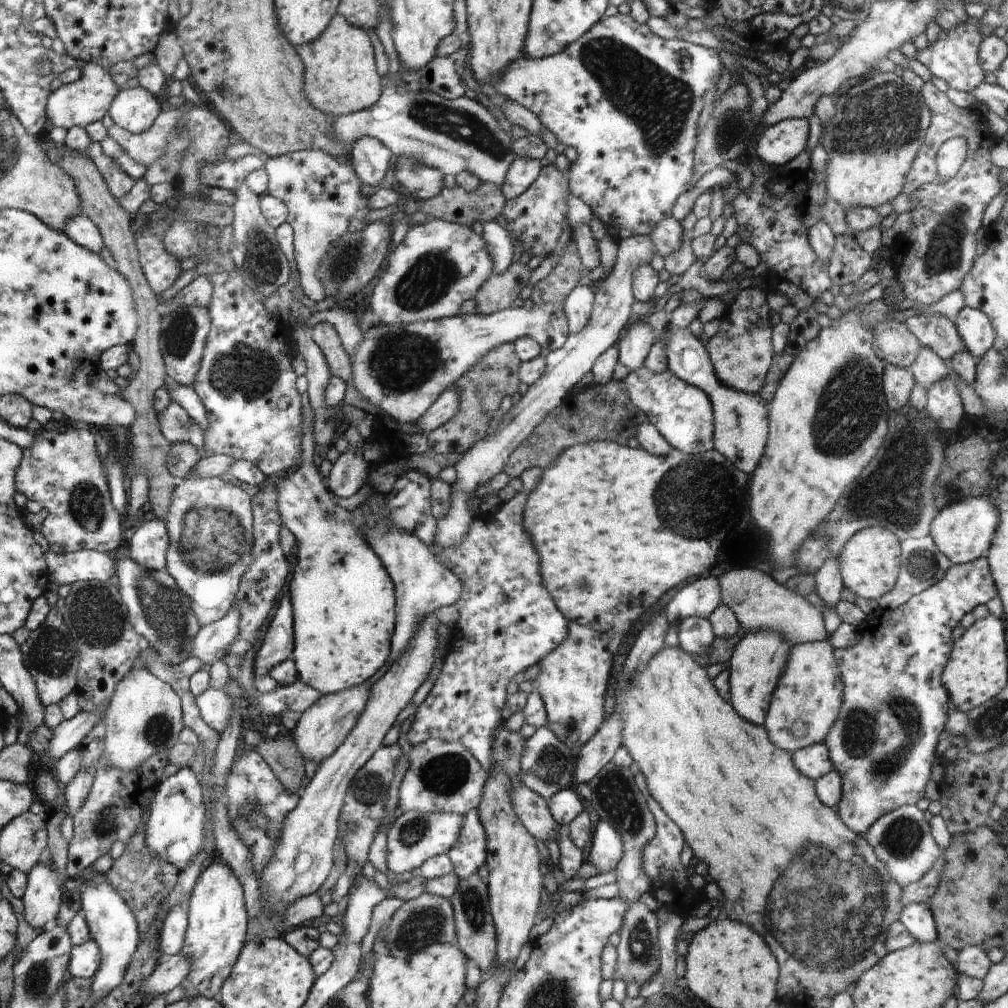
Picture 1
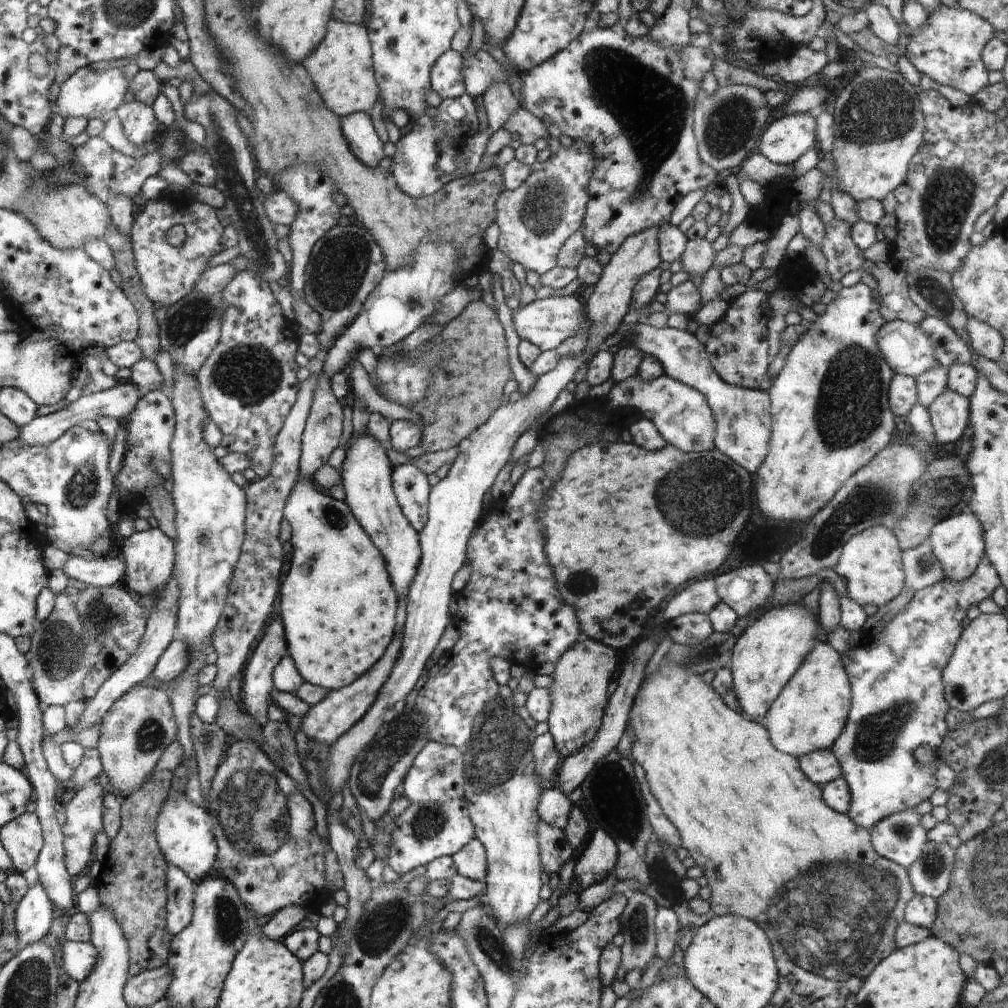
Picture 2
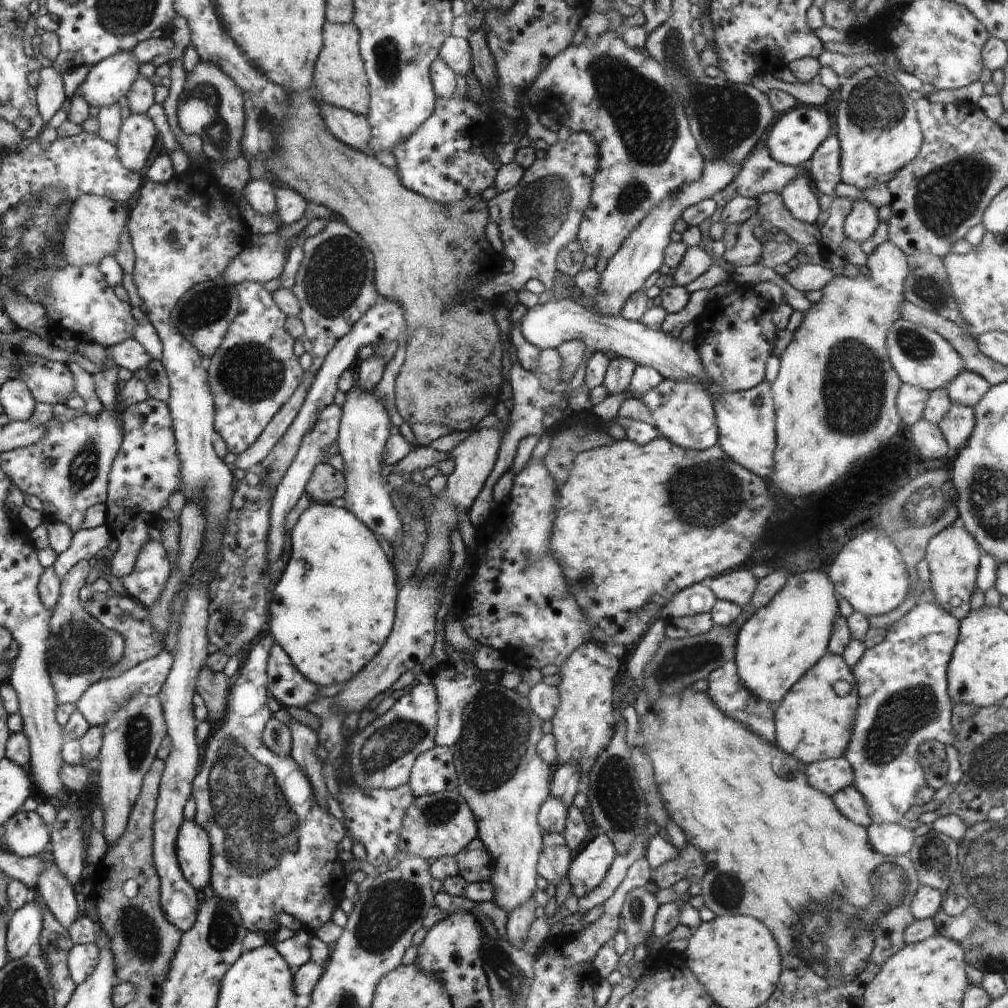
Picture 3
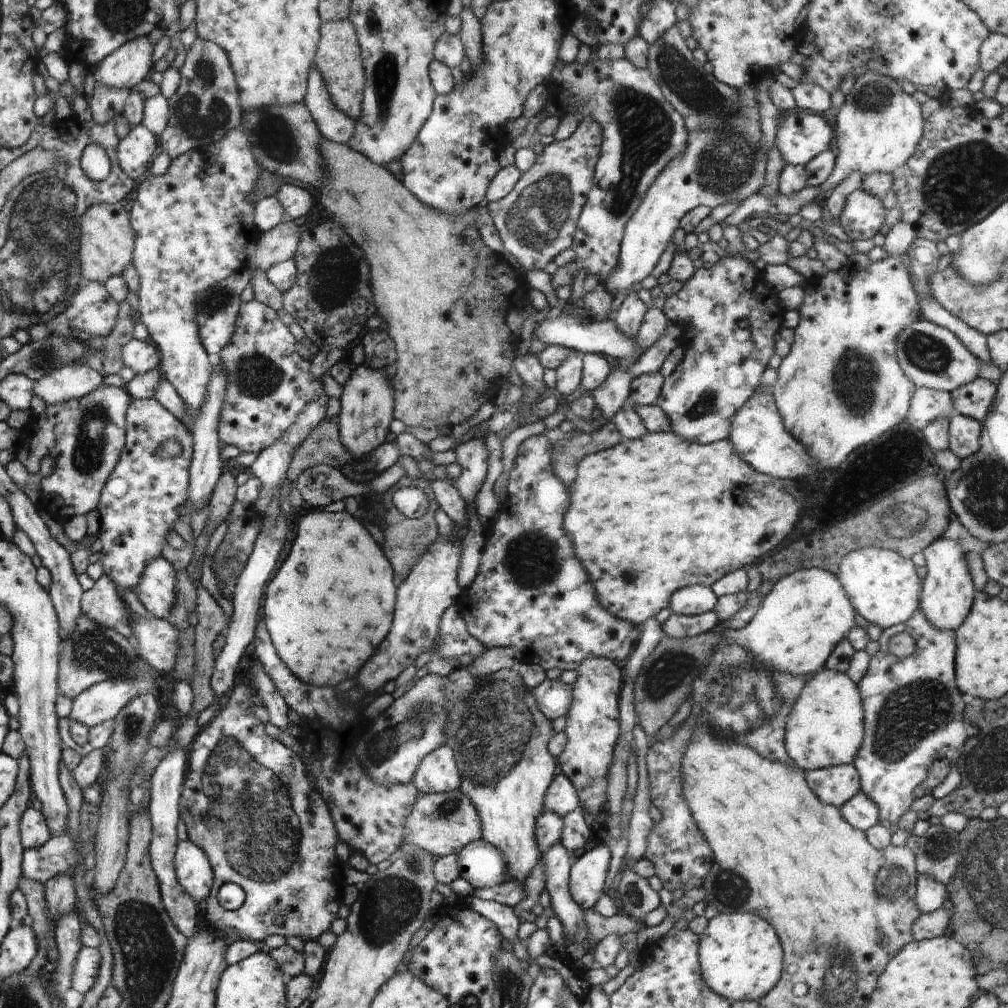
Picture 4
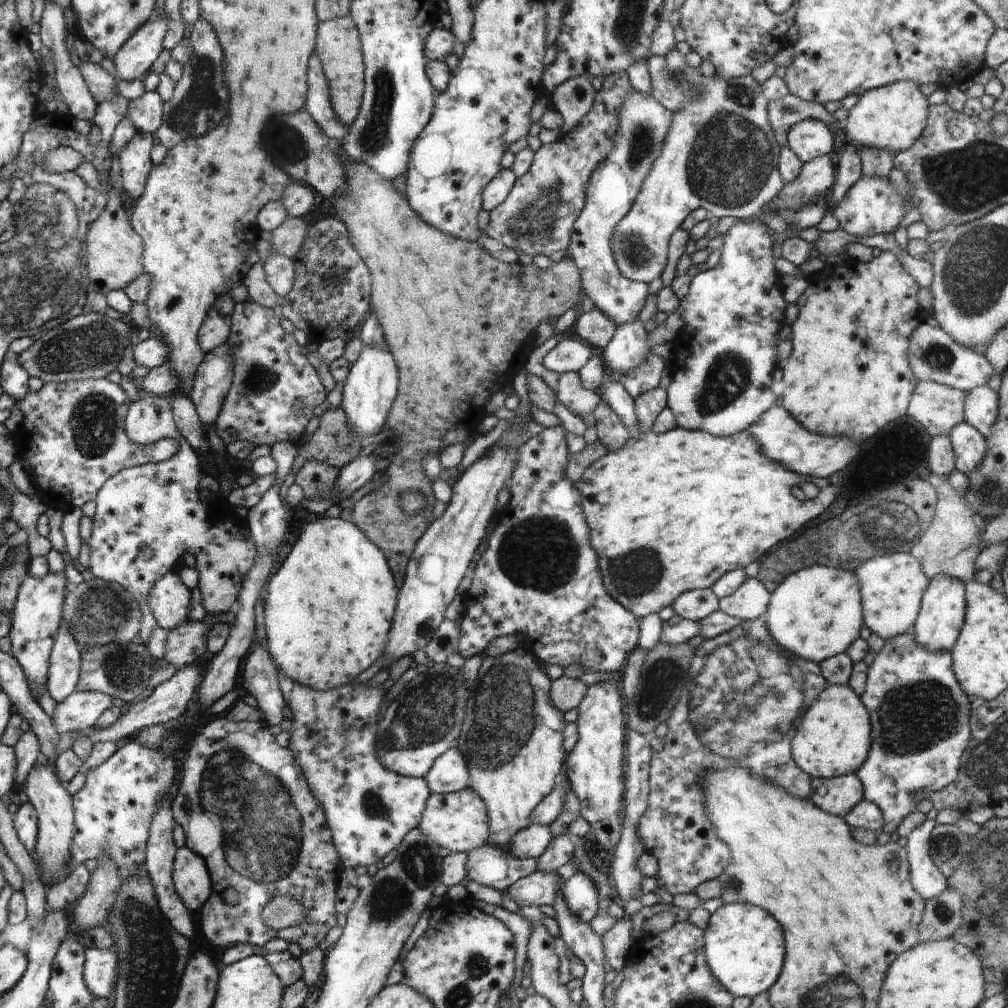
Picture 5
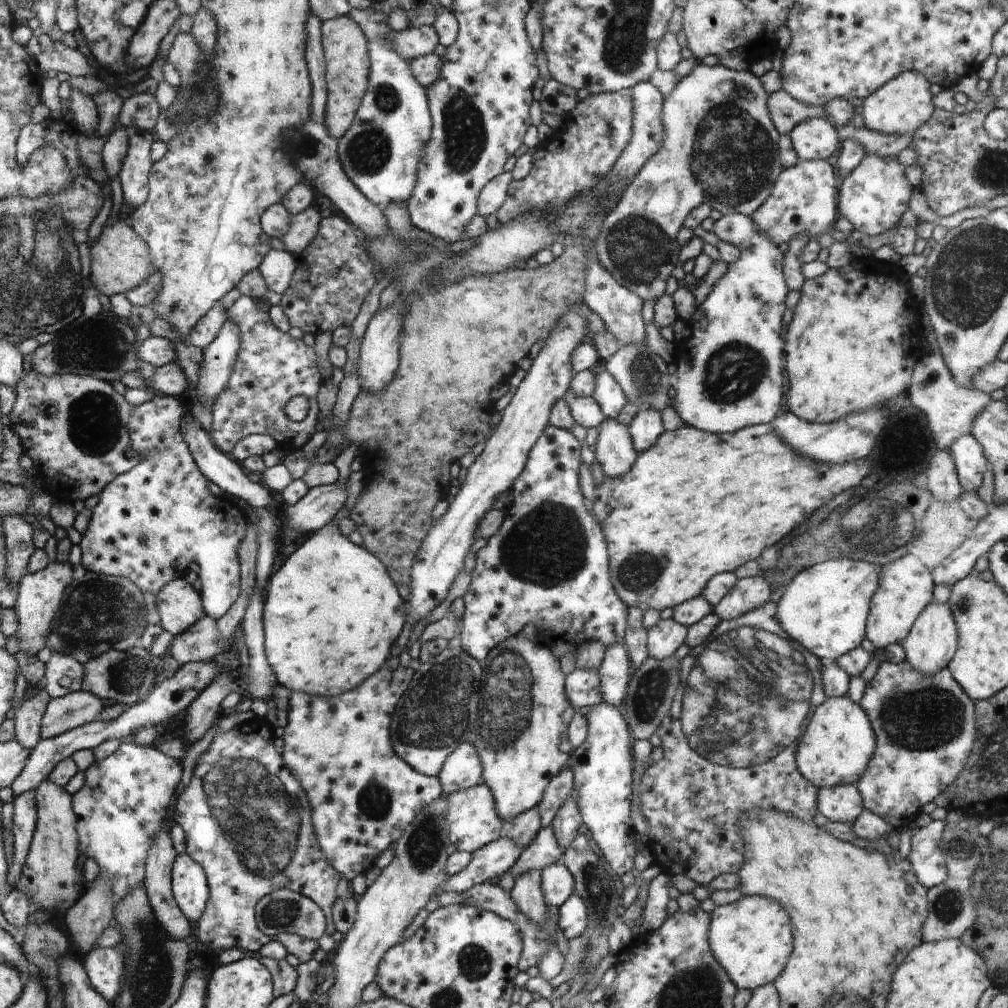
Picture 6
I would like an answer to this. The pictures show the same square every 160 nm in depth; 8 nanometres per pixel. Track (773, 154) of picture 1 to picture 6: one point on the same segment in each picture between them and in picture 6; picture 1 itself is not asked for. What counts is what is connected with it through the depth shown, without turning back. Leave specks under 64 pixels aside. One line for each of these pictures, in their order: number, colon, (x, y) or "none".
2: (786, 139)
3: (793, 139)
4: (802, 135)
5: (808, 139)
6: (815, 138)

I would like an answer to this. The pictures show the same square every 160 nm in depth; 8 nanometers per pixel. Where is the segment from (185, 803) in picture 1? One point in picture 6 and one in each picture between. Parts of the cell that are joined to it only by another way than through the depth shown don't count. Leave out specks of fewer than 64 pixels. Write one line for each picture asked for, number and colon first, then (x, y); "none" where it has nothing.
2: (184, 832)
3: (194, 849)
4: (194, 872)
5: (193, 882)
6: (190, 884)

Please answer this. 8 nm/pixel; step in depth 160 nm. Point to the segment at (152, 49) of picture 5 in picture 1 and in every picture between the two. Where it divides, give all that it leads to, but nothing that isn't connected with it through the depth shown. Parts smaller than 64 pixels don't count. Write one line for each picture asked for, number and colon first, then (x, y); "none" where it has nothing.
1: (87, 100)
2: (92, 94)
3: (108, 81)
4: (125, 67)

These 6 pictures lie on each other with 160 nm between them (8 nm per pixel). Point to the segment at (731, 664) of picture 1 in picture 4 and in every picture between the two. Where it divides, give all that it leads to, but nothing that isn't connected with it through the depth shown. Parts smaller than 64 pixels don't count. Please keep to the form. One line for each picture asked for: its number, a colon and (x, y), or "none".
2: (766, 655)
3: (778, 643)
4: (797, 625)

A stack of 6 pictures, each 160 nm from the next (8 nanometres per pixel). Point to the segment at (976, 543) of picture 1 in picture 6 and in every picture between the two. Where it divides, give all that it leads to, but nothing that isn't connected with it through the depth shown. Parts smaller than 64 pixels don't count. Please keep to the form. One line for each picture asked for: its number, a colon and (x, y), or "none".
2: (957, 541)
3: (953, 555)
4: (947, 592)
5: (941, 615)
6: (932, 641)

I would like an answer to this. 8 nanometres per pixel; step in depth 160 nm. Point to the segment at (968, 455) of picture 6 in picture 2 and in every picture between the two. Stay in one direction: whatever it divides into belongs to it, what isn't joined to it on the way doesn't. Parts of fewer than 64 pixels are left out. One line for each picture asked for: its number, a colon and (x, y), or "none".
2: (949, 413)
3: (958, 423)
4: (964, 432)
5: (969, 445)

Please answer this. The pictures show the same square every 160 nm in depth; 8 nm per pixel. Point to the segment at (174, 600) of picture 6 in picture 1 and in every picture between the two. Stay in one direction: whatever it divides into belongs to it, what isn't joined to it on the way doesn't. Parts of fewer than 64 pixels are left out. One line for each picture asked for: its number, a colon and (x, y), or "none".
1: (149, 543)
2: (150, 555)
3: (150, 575)
4: (158, 588)
5: (169, 600)

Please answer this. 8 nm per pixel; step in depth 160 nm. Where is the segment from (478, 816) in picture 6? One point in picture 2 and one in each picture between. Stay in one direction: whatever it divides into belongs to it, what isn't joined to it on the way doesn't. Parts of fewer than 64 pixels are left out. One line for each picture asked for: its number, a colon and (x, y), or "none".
2: (424, 831)
3: (441, 824)
4: (442, 824)
5: (459, 821)

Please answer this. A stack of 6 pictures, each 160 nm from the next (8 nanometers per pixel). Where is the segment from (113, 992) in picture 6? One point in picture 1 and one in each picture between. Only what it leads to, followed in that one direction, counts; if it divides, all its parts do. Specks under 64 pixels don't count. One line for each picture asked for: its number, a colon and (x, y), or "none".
1: (84, 960)
2: (79, 960)
3: (82, 960)
4: (88, 963)
5: (100, 966)

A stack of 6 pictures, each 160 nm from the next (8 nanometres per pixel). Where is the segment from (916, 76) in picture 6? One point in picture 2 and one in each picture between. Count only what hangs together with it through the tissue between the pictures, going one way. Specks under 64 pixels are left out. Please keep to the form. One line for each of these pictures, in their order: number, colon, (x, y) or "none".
2: (879, 124)
3: (876, 122)
4: (879, 129)
5: (892, 117)

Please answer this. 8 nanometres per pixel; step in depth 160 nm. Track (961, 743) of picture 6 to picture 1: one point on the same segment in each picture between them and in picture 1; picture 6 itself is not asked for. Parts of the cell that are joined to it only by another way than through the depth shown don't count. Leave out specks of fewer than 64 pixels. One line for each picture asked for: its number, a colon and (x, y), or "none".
1: (894, 708)
2: (898, 703)
3: (903, 700)
4: (912, 707)
5: (918, 712)

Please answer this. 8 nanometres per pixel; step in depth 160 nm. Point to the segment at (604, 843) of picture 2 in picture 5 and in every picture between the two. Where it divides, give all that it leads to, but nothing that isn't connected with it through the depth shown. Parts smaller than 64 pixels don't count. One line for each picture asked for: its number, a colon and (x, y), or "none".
3: (587, 870)
4: (587, 876)
5: (579, 892)

